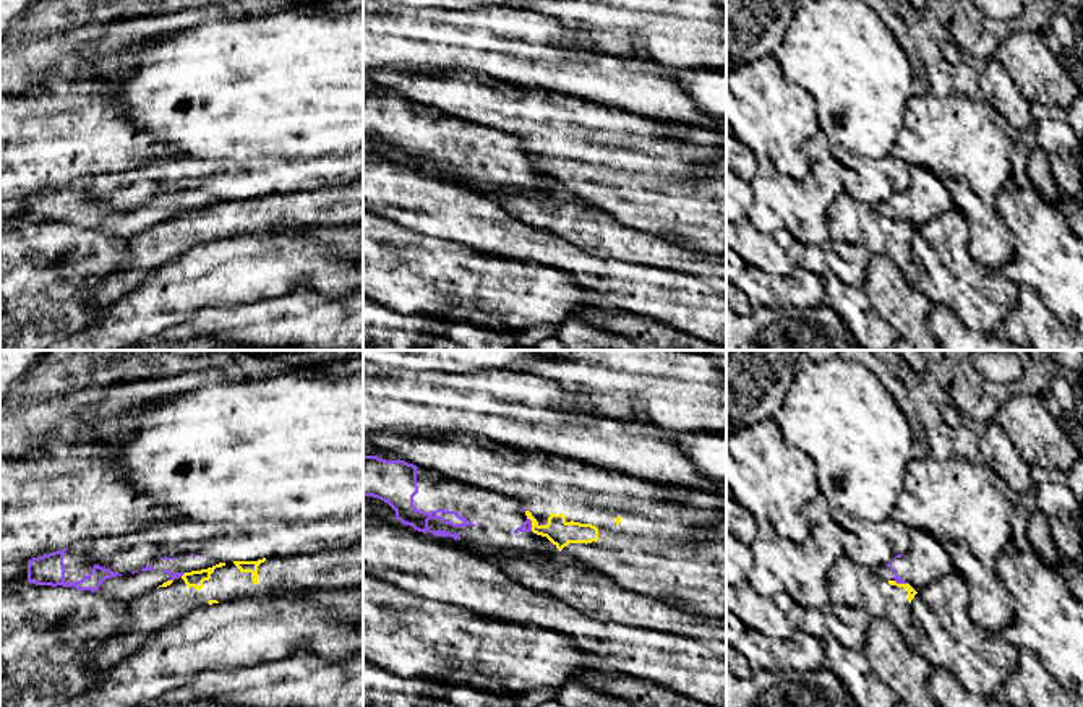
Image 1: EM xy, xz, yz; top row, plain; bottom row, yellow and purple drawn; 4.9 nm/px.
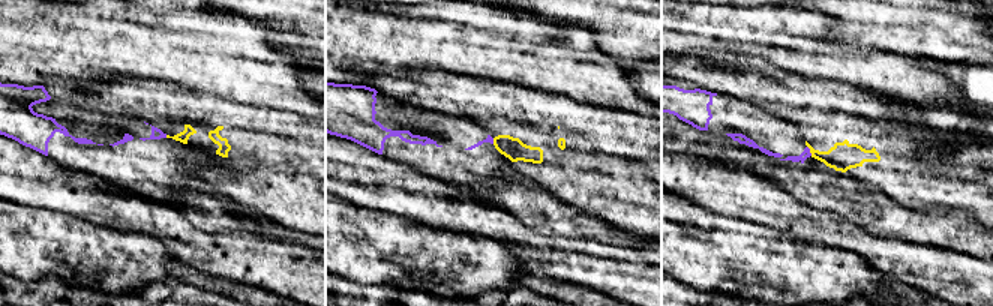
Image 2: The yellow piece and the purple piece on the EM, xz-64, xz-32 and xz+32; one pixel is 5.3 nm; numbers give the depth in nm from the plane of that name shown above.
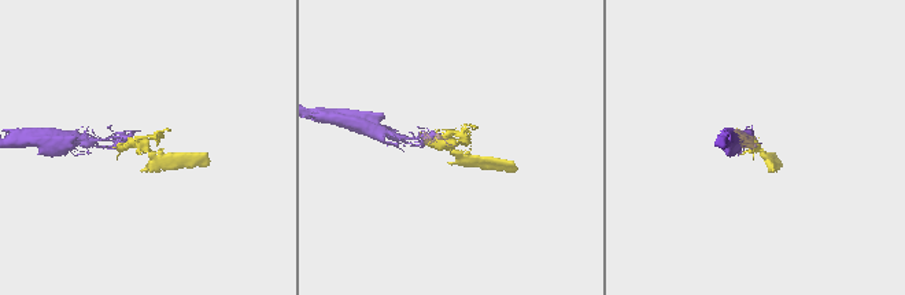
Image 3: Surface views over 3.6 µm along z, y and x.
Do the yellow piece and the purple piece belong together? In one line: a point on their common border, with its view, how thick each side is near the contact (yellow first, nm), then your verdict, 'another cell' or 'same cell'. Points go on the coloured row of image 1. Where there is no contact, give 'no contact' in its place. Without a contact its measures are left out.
xz (532, 524) | 130/50 nm | another cell

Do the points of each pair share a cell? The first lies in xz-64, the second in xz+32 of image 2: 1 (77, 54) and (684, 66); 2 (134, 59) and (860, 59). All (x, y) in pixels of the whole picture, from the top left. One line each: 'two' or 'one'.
1: two
2: one

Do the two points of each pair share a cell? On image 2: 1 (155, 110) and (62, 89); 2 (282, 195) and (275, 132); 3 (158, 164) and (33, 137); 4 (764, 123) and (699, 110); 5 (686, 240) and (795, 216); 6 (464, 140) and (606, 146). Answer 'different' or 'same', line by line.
1: same
2: same
3: same
4: same
5: different
6: different

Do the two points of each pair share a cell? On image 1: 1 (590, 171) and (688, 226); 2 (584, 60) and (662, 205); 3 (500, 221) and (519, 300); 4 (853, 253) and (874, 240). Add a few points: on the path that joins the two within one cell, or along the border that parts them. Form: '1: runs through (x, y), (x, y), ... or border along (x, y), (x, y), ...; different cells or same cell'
1: runs through (615, 174), (650, 209), (663, 214); same cell
2: border along (571, 96), (646, 115); different cells
3: border along (470, 247), (545, 266); different cells
4: border along (834, 240), (863, 245), (871, 253); different cells

